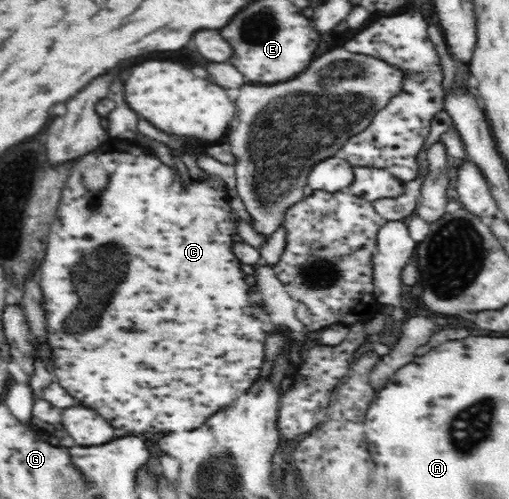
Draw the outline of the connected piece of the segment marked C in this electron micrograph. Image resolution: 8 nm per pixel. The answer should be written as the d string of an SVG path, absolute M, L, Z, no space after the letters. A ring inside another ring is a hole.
M104 152L104 154L86 154L76 164L73 163L66 182L61 186L55 219L51 222L46 247L44 266L40 266L39 283L43 292L45 308L47 346L52 352L51 373L68 394L80 400L84 406L96 410L106 418L114 428L126 428L130 432L168 432L168 430L194 430L206 422L222 408L236 404L236 400L255 384L264 362L264 346L267 334L262 323L252 316L256 308L248 302L249 285L246 286L244 273L240 270L240 261L232 254L231 242L234 236L232 212L228 206L228 194L212 180L196 180L188 186L182 186L180 178L152 156L132 156L128 152ZM90 166L100 166L108 172L106 188L98 194L92 194L84 184L84 174Z

